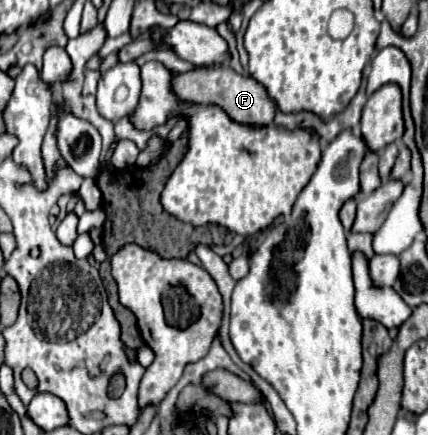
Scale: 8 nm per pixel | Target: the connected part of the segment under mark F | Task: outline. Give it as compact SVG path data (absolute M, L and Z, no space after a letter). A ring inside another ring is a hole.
M208 66L184 74L174 74L172 86L178 98L192 104L220 106L238 124L246 124L254 128L264 128L274 124L276 112L274 112L274 102L268 98L268 92L256 80L234 72L230 66Z

